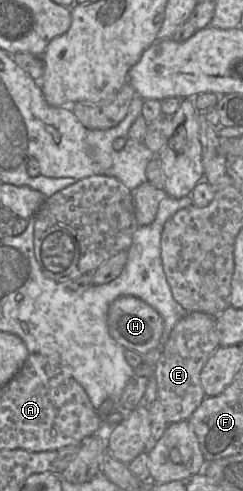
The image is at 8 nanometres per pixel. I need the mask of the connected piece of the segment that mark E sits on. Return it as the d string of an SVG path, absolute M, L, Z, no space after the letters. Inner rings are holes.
M185 313L172 329L154 366L157 399L164 407L168 424L188 420L206 397L201 385L200 374L208 358L219 346L216 317L210 314Z

